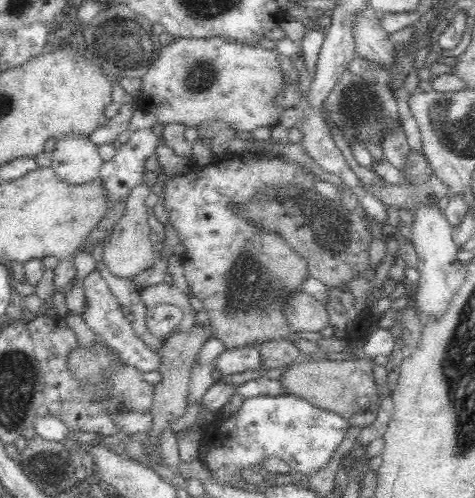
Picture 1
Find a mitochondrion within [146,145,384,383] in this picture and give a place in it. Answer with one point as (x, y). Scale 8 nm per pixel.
(240, 278)

